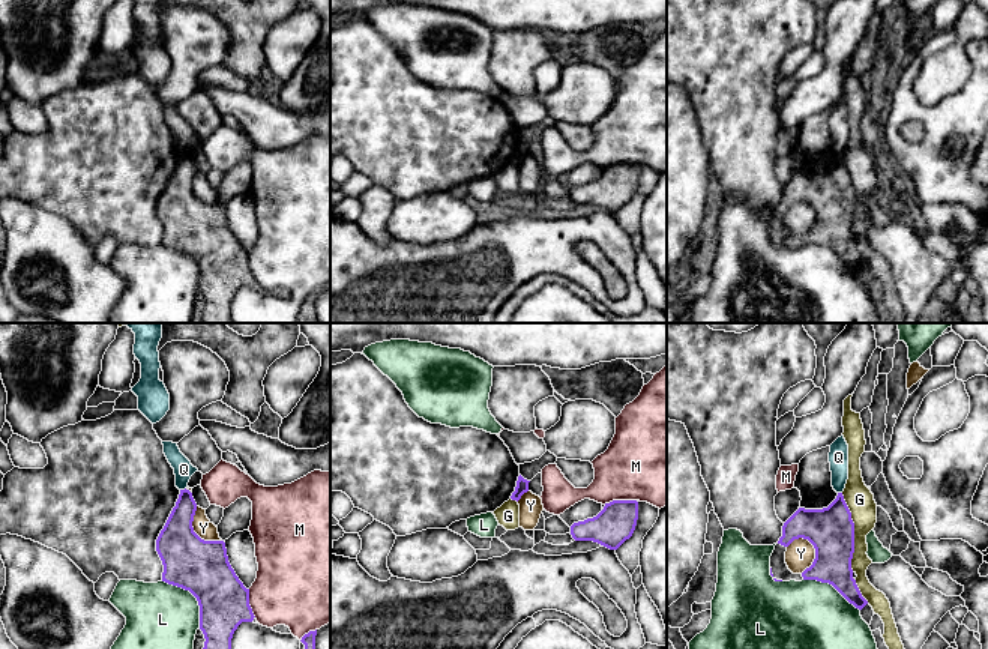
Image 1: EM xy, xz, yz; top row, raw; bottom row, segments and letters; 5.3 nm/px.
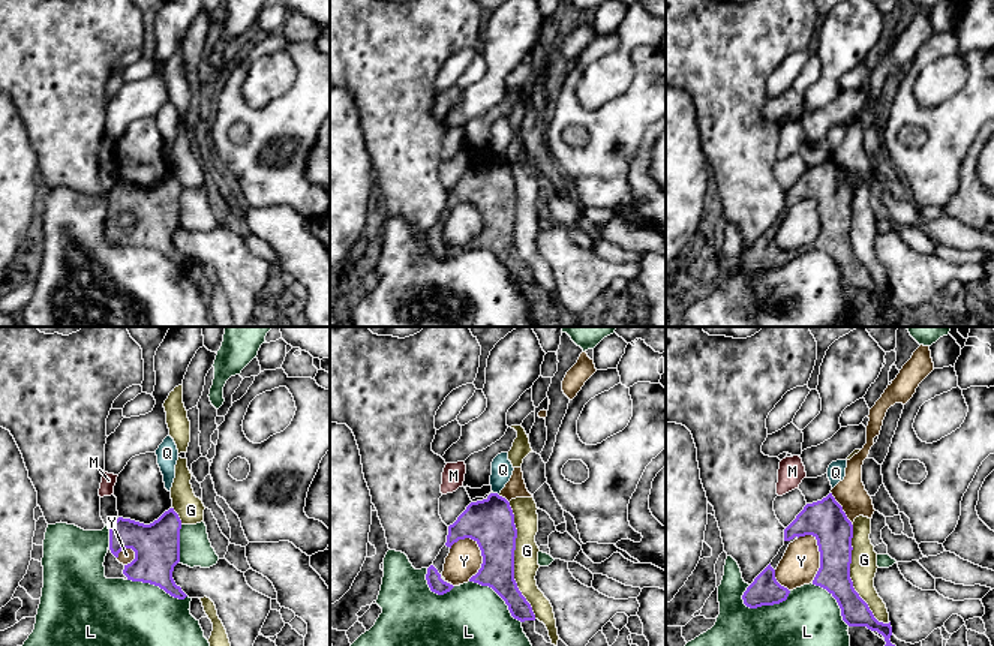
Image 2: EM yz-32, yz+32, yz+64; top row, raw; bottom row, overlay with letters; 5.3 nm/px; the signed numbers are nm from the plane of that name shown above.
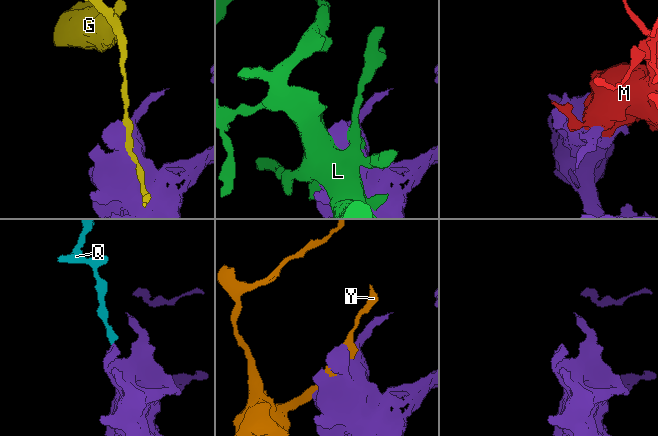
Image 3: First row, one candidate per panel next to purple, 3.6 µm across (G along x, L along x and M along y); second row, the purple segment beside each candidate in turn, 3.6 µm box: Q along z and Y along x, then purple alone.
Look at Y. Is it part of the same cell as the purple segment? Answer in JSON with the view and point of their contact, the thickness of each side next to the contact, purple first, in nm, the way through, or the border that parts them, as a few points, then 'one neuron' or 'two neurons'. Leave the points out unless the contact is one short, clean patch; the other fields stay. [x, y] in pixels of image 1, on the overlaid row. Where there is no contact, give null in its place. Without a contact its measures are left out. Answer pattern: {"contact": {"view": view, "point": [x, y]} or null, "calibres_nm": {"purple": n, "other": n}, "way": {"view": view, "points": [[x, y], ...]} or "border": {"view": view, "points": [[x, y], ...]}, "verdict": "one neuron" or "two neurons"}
{"contact": {"view": "yz", "point": [816, 553]}, "calibres_nm": {"purple": 240, "other": 160}, "verdict": "two neurons"}

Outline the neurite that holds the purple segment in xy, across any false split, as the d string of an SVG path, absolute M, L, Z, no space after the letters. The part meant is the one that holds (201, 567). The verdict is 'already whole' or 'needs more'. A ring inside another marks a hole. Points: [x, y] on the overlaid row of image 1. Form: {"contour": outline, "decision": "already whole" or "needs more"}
{"contour": "M180 490L164 529L156 539L156 551L162 560L162 581L189 590L200 605L200 629L204 634L203 649L231 649L231 638L242 622L252 622L249 589L236 575L227 556L224 541L204 541L192 527L197 503L189 490Z", "decision": "already whole"}

